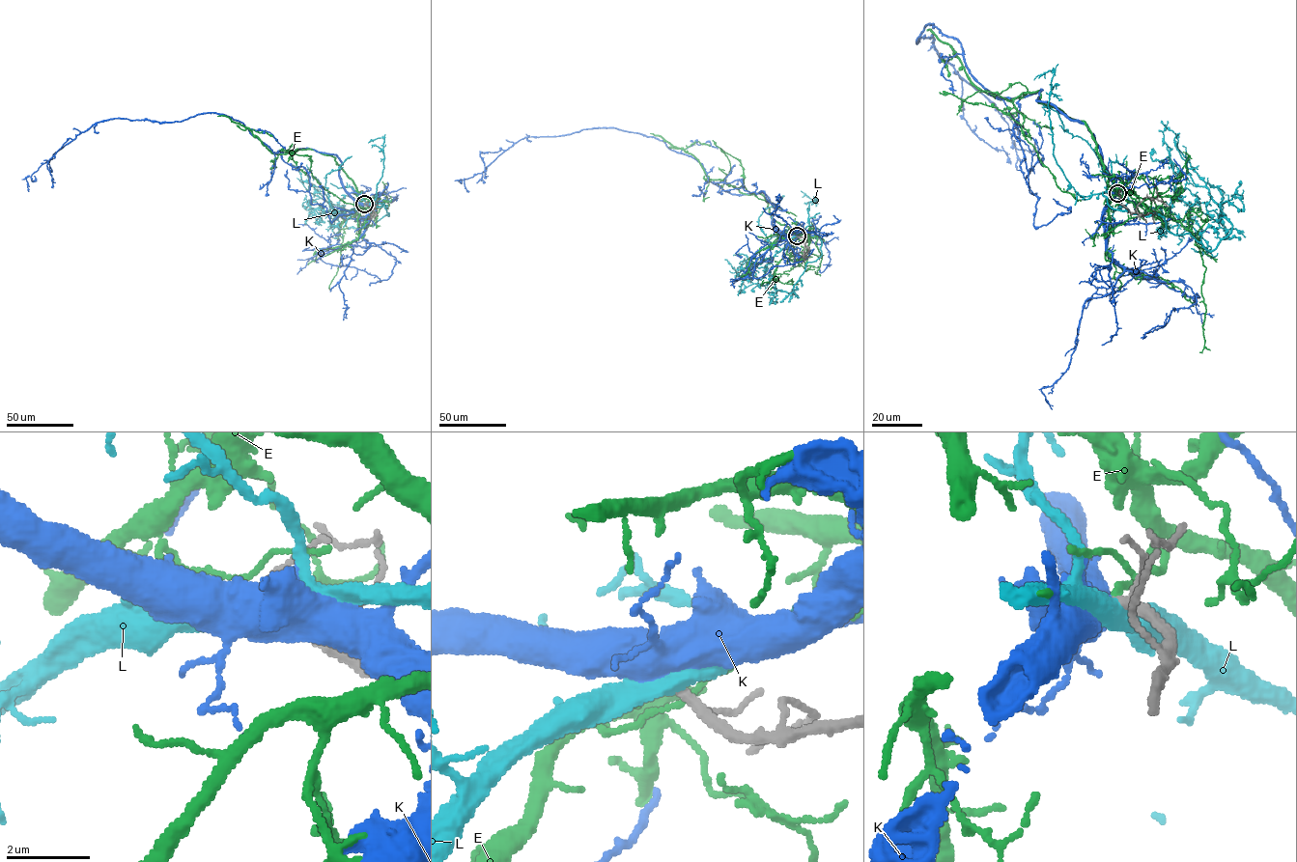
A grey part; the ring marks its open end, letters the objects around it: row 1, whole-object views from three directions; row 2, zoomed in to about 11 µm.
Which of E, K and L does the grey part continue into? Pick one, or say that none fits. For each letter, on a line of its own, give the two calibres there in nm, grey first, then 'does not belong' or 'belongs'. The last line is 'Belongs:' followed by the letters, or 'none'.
E: 200 nm thick on the grey side, 130 nm on the other; does not belong
K: 200 nm thick on the grey side, 480 nm on the other; belongs
L: 200 nm thick on the grey side, 480 nm on the other; does not belong
Belongs: K

